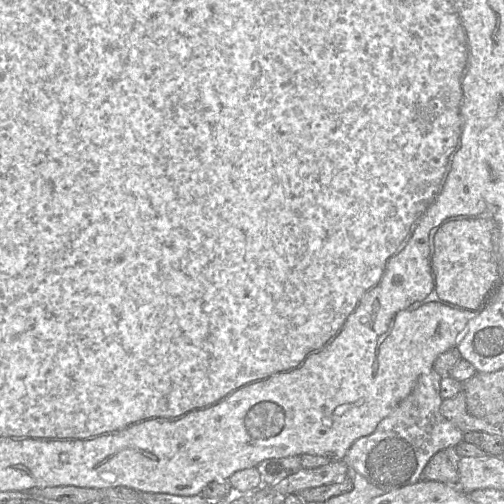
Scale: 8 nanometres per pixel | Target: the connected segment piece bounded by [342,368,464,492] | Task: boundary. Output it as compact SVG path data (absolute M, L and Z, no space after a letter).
M433 368L423 374L411 393L377 426L376 430L356 440L342 459L350 472L357 472L371 484L389 492L414 484L422 478L424 468L439 451L456 447L463 441L458 427L440 413L442 376Z

